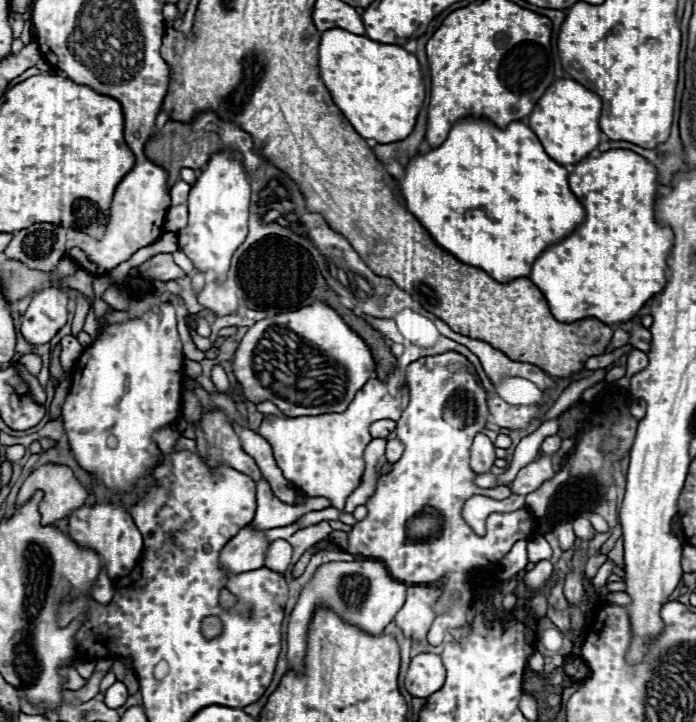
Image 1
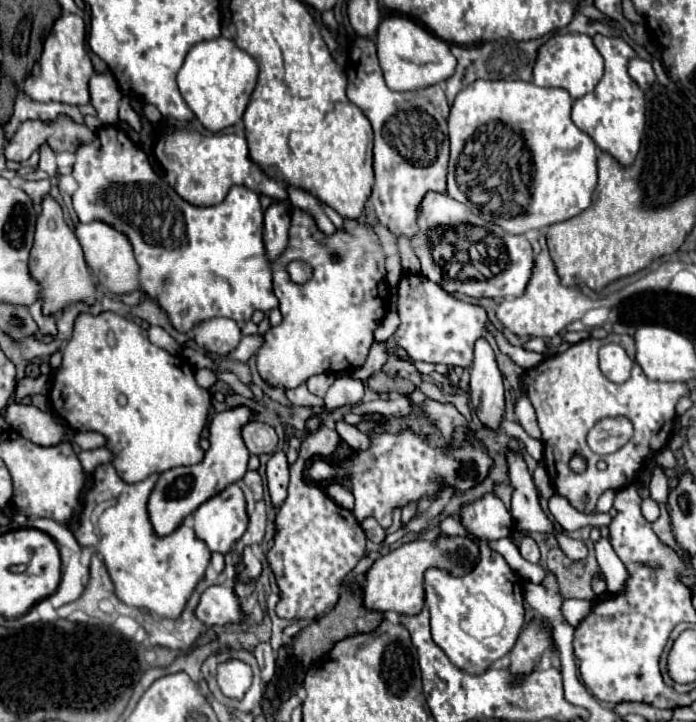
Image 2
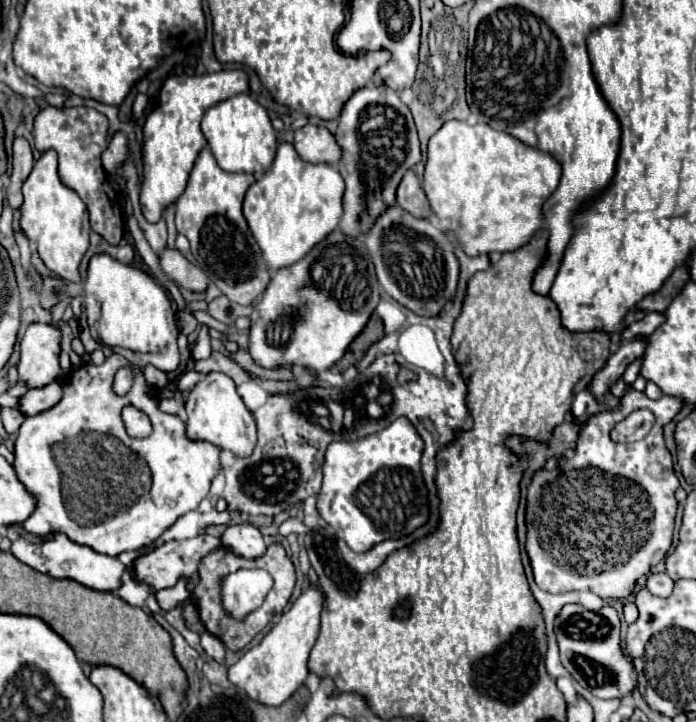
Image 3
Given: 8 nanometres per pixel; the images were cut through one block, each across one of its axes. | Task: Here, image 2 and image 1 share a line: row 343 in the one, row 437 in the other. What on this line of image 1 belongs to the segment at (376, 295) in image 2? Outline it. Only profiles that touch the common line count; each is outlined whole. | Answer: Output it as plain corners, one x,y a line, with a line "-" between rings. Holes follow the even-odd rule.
372,378
366,386
356,394
354,402
340,414
320,414
320,416
274,416
268,414
258,428
258,434
266,438
274,448
274,458
284,478
290,480
296,490
306,496
322,496
332,502
334,508
342,510
346,498
360,484
364,472
364,448
372,440
370,424
382,418
400,418
410,402
408,386
398,388
398,394
392,396
388,392
388,384
384,380

